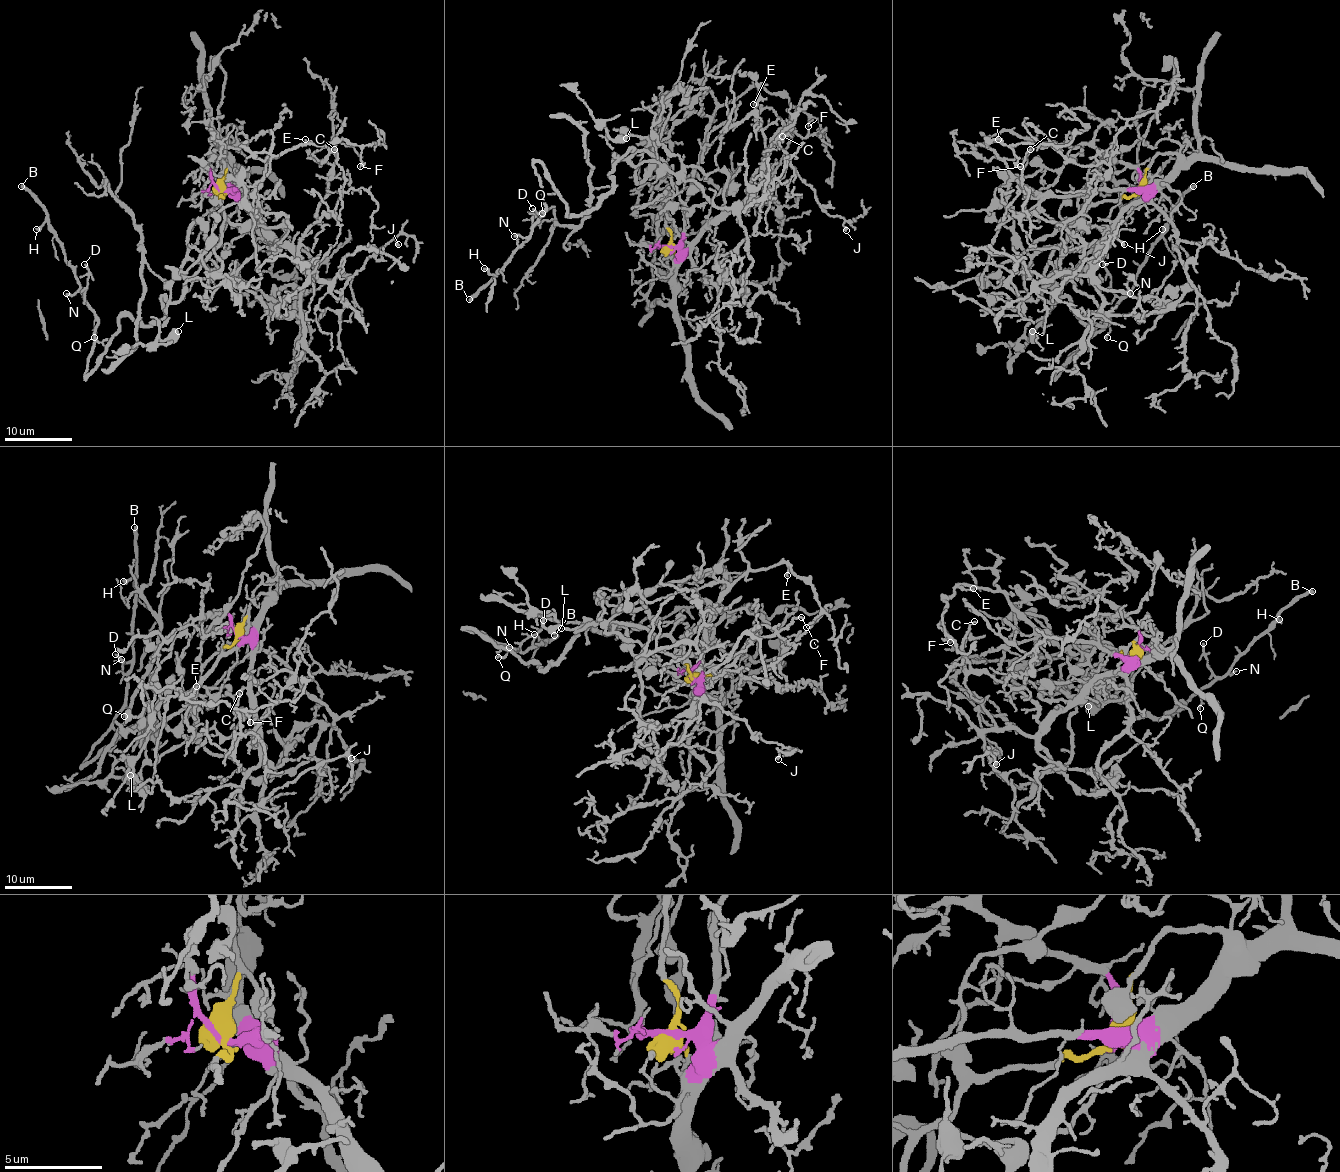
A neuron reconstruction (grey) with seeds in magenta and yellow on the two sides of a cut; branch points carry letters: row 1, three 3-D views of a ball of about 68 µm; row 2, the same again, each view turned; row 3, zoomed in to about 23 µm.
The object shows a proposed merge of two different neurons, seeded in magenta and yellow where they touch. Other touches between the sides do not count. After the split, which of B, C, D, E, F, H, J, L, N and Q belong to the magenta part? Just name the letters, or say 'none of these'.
C, E, F, J

